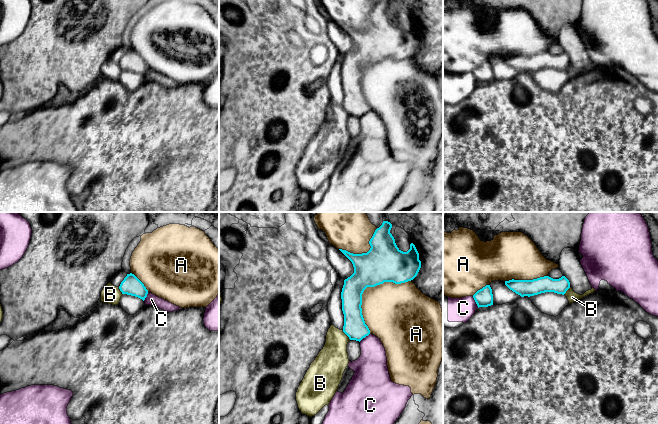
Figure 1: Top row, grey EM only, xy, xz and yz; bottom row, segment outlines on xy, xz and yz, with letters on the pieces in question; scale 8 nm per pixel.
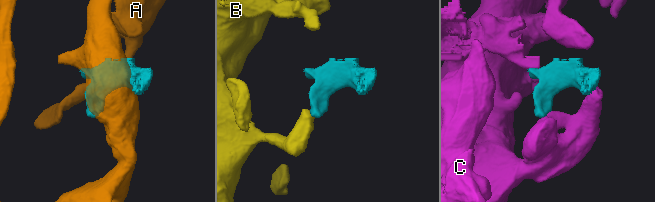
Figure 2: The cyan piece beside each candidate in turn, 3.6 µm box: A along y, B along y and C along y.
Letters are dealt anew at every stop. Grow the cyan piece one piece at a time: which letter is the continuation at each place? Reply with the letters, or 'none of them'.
none of them

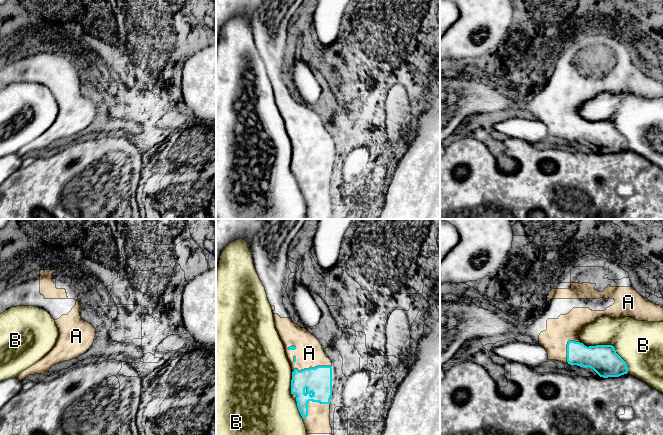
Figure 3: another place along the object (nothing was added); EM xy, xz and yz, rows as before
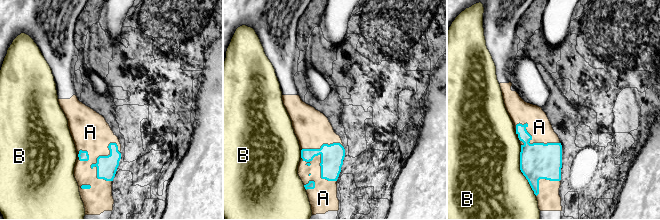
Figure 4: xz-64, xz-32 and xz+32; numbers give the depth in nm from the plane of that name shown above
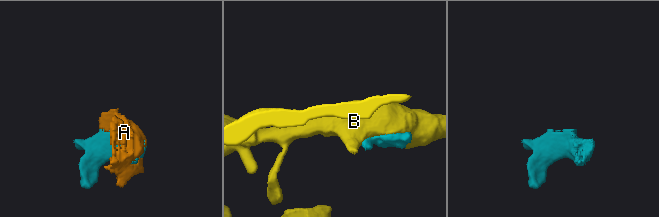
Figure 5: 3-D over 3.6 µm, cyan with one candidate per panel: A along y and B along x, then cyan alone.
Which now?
A

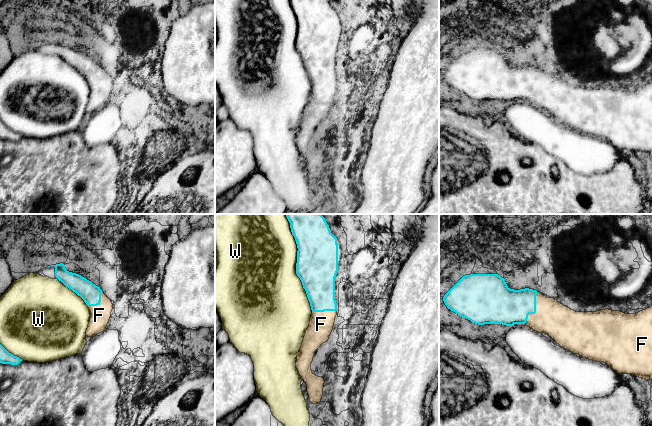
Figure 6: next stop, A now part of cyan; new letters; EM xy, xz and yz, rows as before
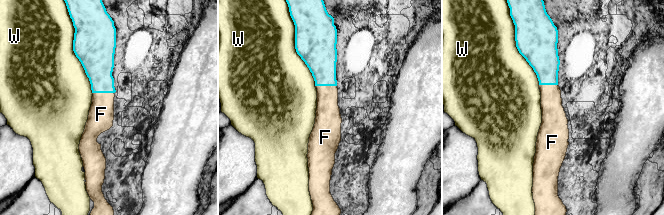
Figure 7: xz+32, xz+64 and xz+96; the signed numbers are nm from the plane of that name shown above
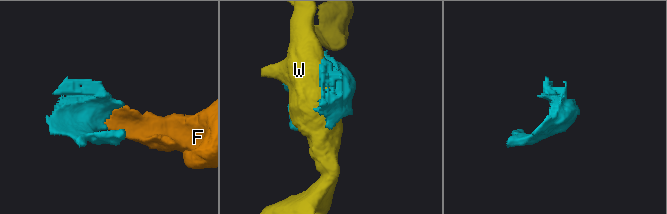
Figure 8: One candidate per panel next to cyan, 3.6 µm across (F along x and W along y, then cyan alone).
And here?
F

